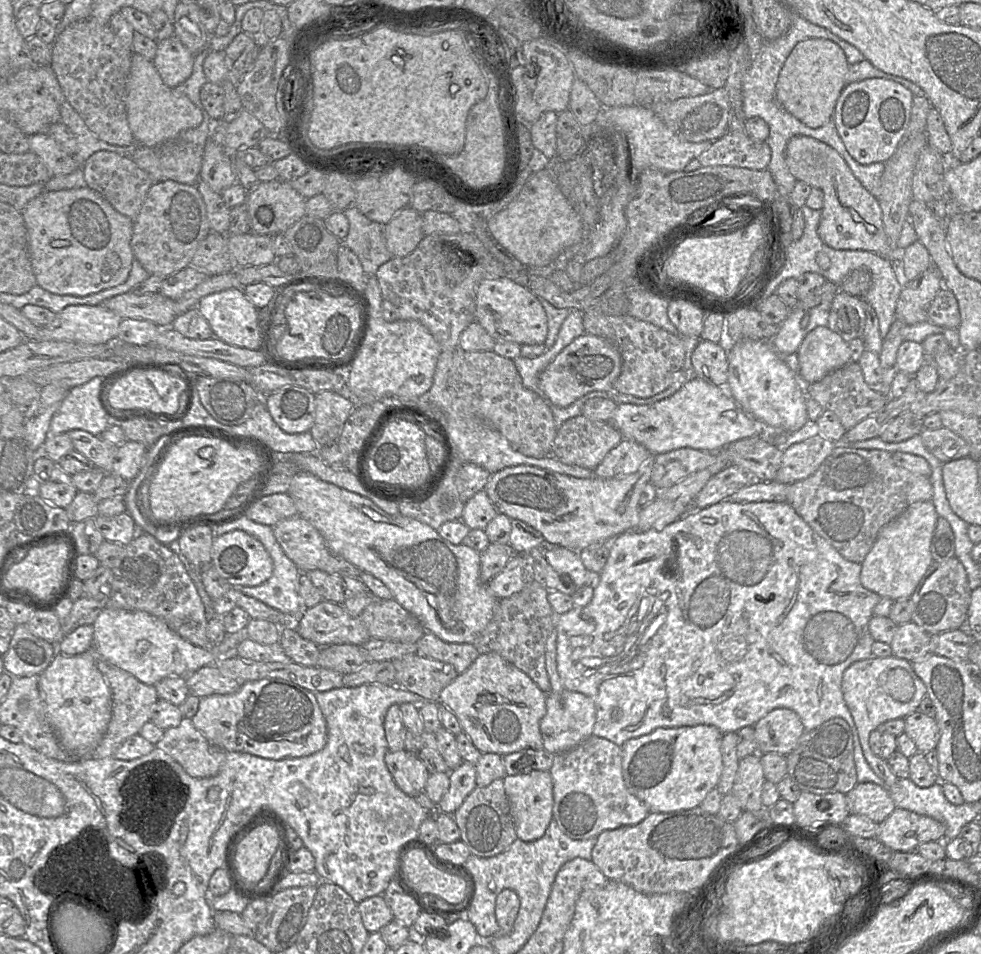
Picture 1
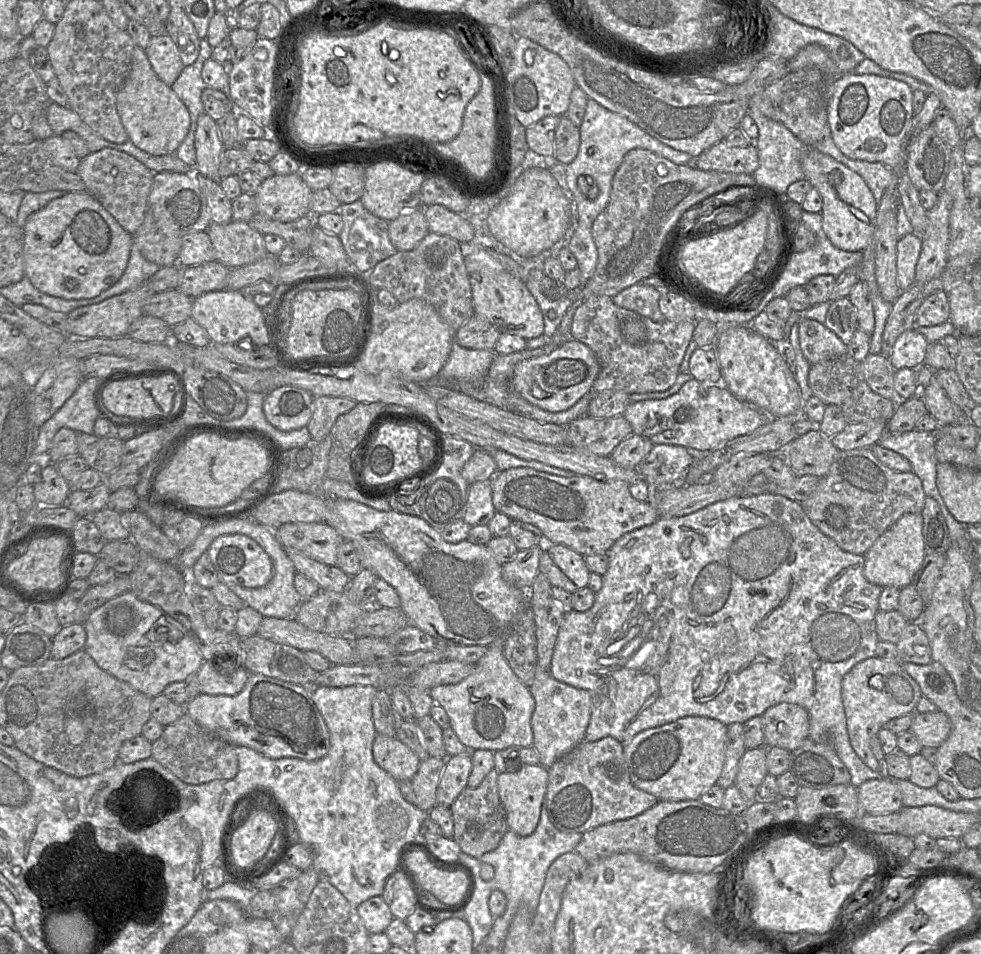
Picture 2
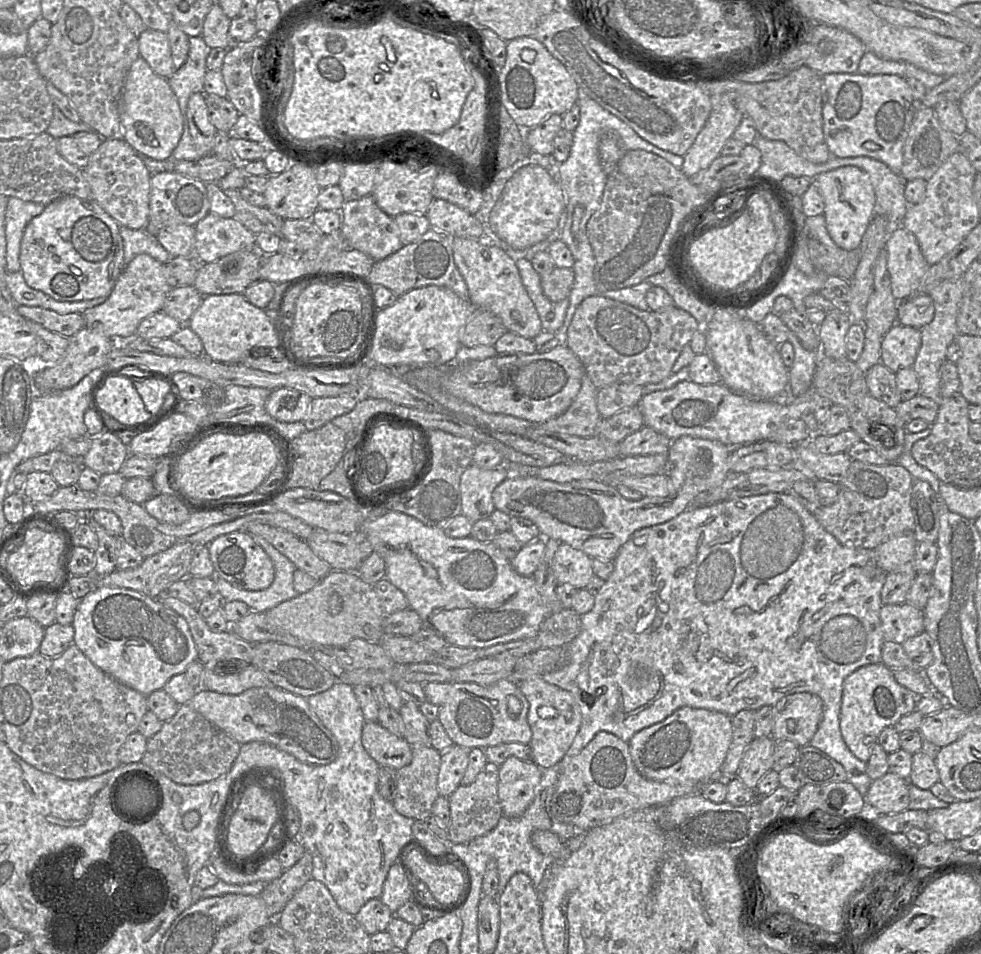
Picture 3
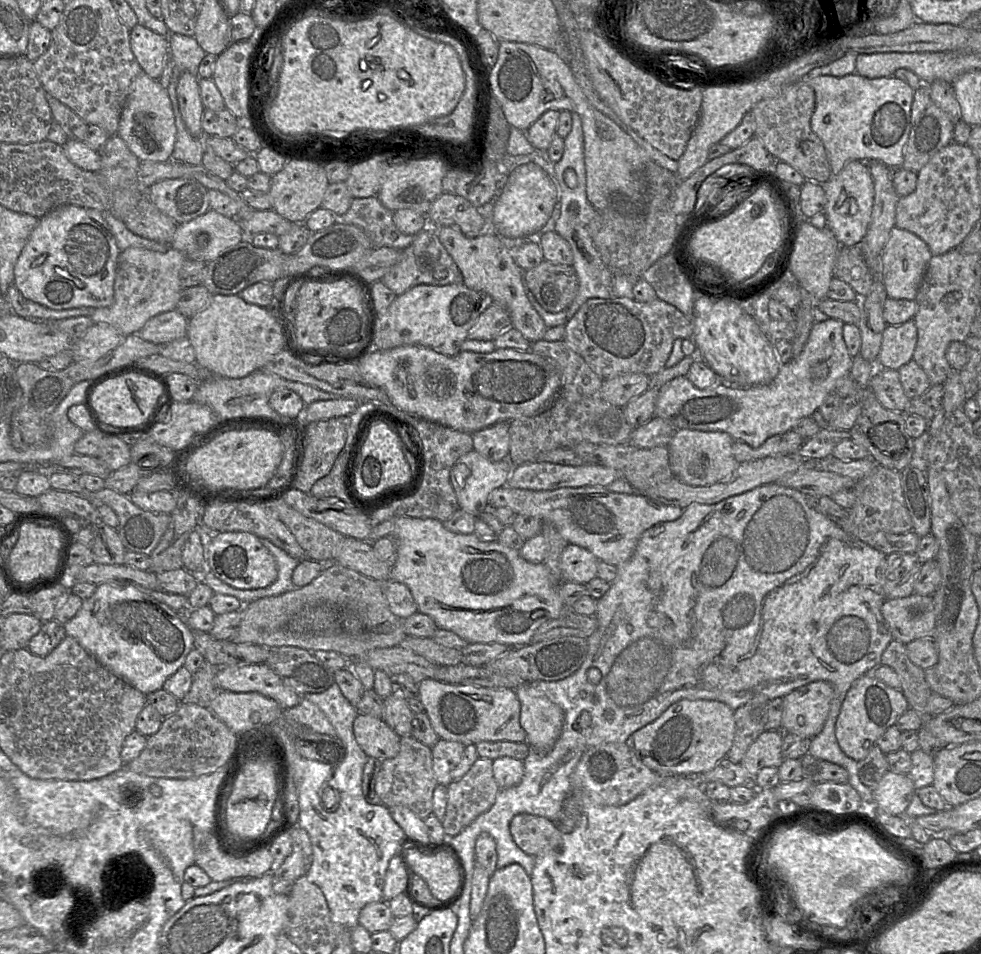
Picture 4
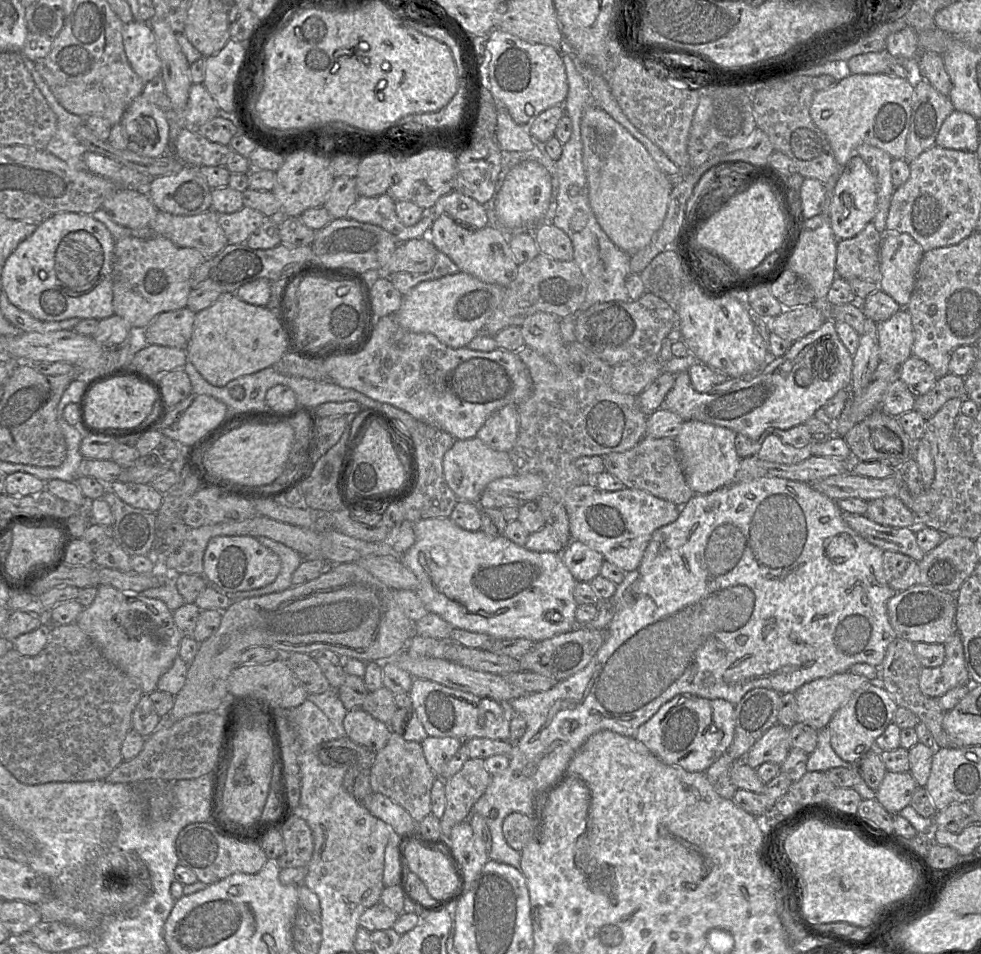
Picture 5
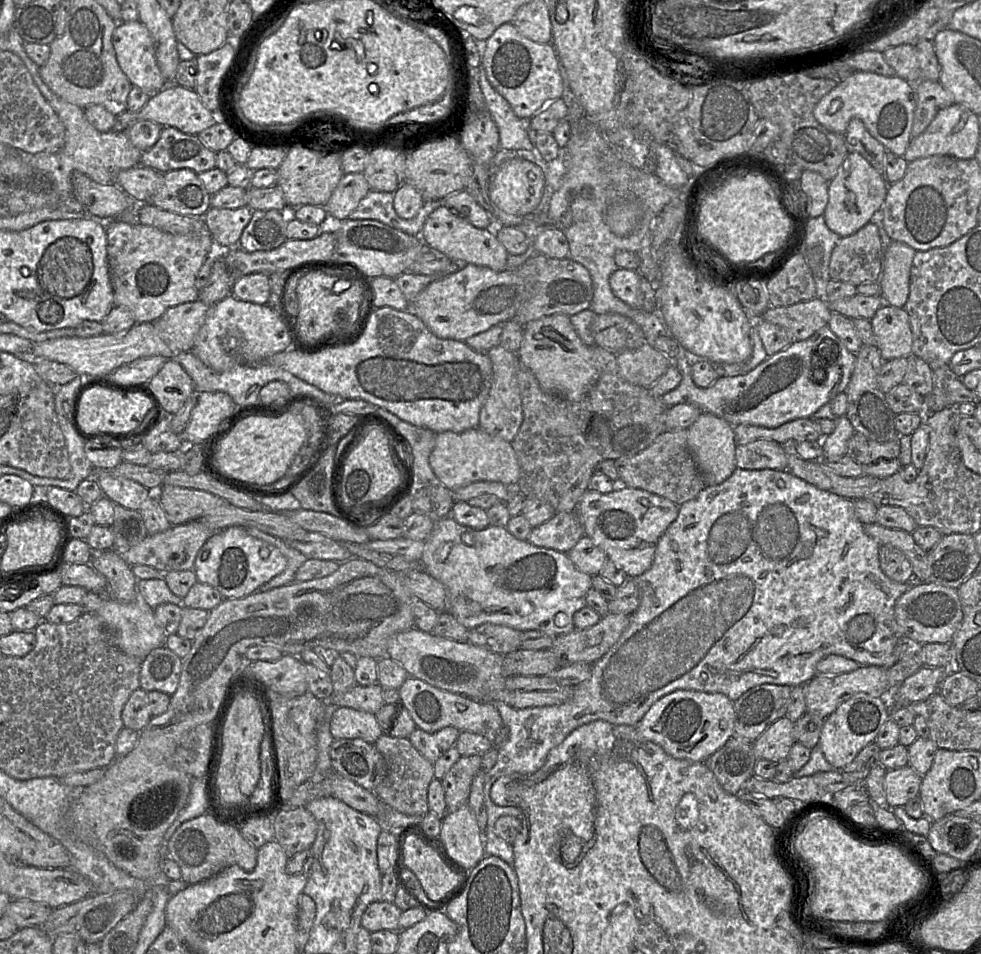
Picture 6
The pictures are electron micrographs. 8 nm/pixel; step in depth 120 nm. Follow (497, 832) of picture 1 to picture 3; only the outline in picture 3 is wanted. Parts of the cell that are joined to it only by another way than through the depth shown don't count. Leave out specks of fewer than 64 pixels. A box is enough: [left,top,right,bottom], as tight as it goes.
[448,762,503,844]

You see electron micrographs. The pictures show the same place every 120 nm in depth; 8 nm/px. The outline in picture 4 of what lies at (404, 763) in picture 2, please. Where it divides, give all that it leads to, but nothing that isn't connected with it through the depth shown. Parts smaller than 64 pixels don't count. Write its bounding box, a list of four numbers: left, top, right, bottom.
[353,714,401,760]

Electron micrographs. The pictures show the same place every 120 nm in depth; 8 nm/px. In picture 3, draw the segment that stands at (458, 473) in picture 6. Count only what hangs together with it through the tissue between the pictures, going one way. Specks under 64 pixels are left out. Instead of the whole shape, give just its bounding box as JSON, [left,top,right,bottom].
[460,464,509,523]

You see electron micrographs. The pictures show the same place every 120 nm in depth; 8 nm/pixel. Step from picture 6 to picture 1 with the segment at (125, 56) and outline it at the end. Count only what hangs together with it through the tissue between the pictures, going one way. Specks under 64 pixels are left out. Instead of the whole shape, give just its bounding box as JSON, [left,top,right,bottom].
[152,35,194,88]

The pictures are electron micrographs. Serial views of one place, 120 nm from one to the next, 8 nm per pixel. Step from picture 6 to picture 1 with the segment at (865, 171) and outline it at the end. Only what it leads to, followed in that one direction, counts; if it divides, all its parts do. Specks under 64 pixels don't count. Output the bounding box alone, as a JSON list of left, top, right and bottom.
[785,137,902,271]

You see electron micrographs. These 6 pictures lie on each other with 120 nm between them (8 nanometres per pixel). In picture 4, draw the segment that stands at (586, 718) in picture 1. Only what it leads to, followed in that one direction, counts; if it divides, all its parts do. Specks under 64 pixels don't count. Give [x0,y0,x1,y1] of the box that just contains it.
[514,683,565,754]

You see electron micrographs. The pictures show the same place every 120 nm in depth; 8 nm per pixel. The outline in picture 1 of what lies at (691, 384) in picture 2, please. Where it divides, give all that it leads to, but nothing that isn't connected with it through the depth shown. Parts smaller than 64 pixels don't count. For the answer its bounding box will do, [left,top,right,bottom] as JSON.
[611,377,758,455]

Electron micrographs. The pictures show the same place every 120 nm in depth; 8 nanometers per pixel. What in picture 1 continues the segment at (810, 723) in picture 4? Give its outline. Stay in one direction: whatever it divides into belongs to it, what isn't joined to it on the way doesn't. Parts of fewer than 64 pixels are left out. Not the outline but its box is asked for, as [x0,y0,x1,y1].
[753,708,804,756]

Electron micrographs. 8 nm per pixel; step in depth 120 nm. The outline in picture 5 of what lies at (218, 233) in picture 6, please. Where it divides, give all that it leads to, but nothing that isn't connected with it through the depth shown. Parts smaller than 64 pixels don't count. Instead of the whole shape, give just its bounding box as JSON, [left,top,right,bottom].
[218,207,265,244]

